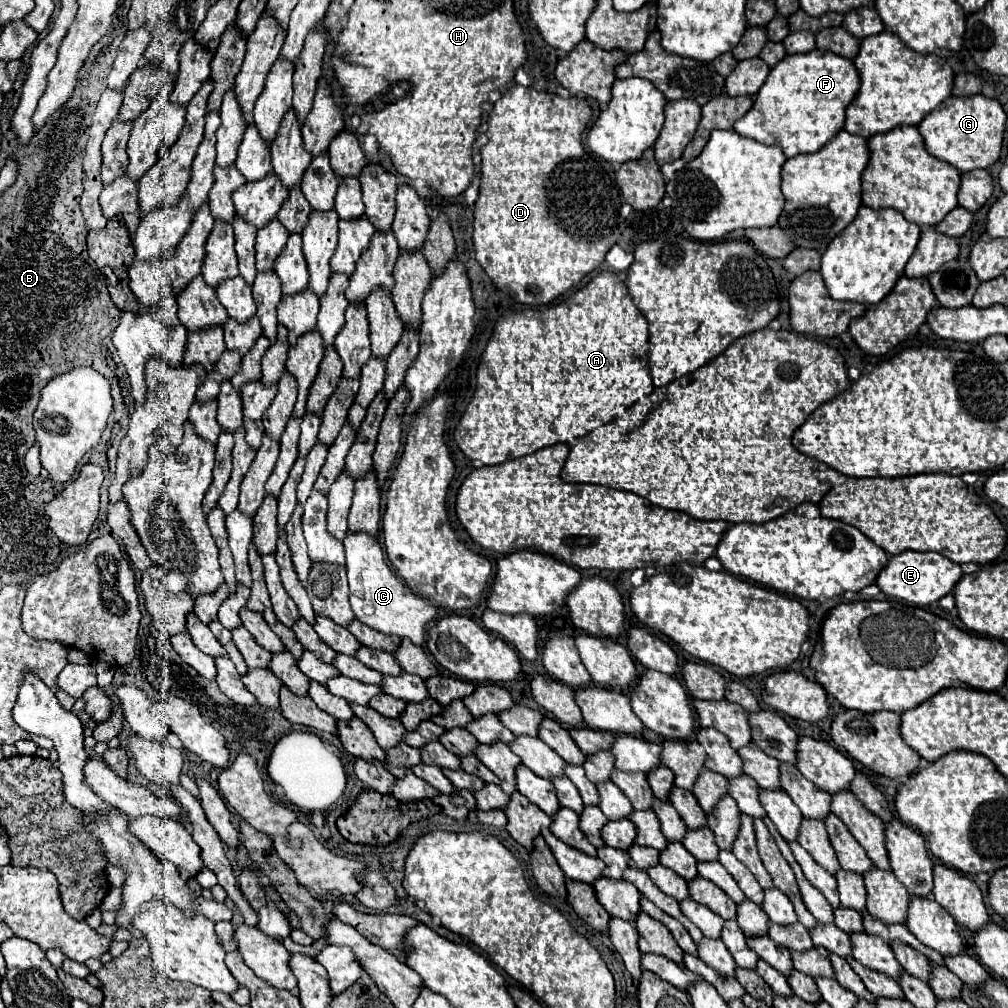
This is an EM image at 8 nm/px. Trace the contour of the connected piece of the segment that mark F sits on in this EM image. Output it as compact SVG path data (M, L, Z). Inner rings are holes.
M811 50L805 54L785 56L771 68L765 86L753 96L751 110L735 122L735 132L761 144L781 146L783 154L797 156L815 152L829 142L845 124L845 108L859 90L853 60L845 60L833 52Z

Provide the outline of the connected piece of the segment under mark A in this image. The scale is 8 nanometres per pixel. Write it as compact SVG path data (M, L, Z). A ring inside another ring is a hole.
M601 272L569 300L545 310L507 312L497 320L477 368L475 394L453 438L469 460L481 460L487 466L501 464L545 446L577 444L587 434L595 434L597 426L617 417L627 418L629 406L647 396L650 400L653 388L647 358L647 320L633 304L623 280L615 272Z

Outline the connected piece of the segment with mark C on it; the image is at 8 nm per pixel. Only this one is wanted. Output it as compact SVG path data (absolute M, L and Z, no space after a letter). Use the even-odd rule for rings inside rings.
M357 532L347 534L343 544L347 556L345 568L349 578L349 598L355 618L373 630L379 630L383 634L395 634L399 638L409 638L413 644L423 646L425 632L437 618L437 608L429 600L415 596L405 586L405 582L399 576L395 576L377 540L373 540L363 532Z

